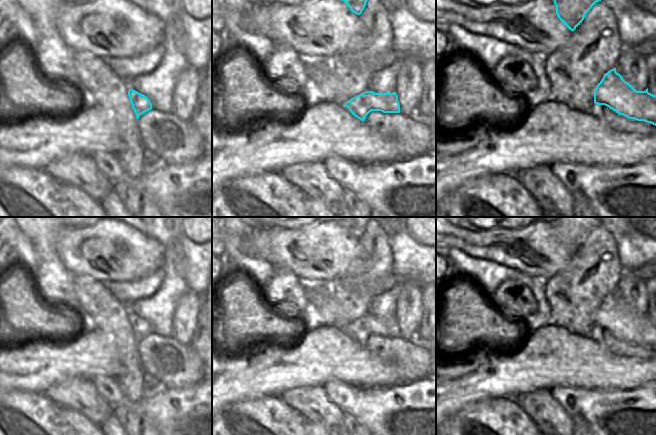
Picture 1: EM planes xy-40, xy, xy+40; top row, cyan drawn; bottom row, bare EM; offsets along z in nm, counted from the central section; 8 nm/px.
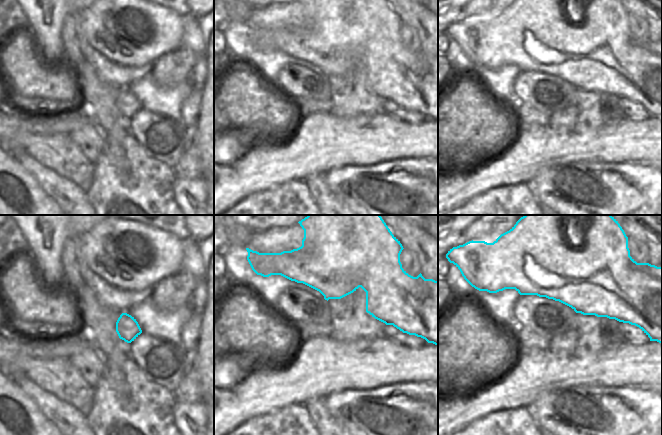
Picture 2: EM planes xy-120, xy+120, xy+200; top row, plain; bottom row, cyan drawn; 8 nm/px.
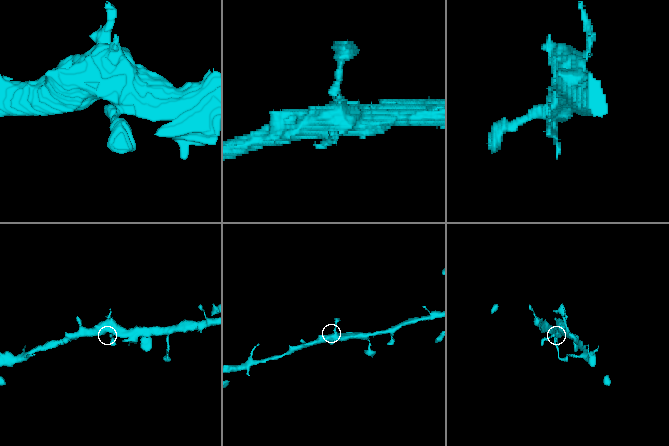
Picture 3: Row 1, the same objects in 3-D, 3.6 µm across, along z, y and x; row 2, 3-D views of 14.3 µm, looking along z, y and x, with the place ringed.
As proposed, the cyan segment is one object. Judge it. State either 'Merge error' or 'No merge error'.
No merge error.

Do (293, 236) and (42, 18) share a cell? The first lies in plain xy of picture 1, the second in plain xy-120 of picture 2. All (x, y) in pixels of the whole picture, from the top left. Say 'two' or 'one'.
two

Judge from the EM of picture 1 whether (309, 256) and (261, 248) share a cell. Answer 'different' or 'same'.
same

